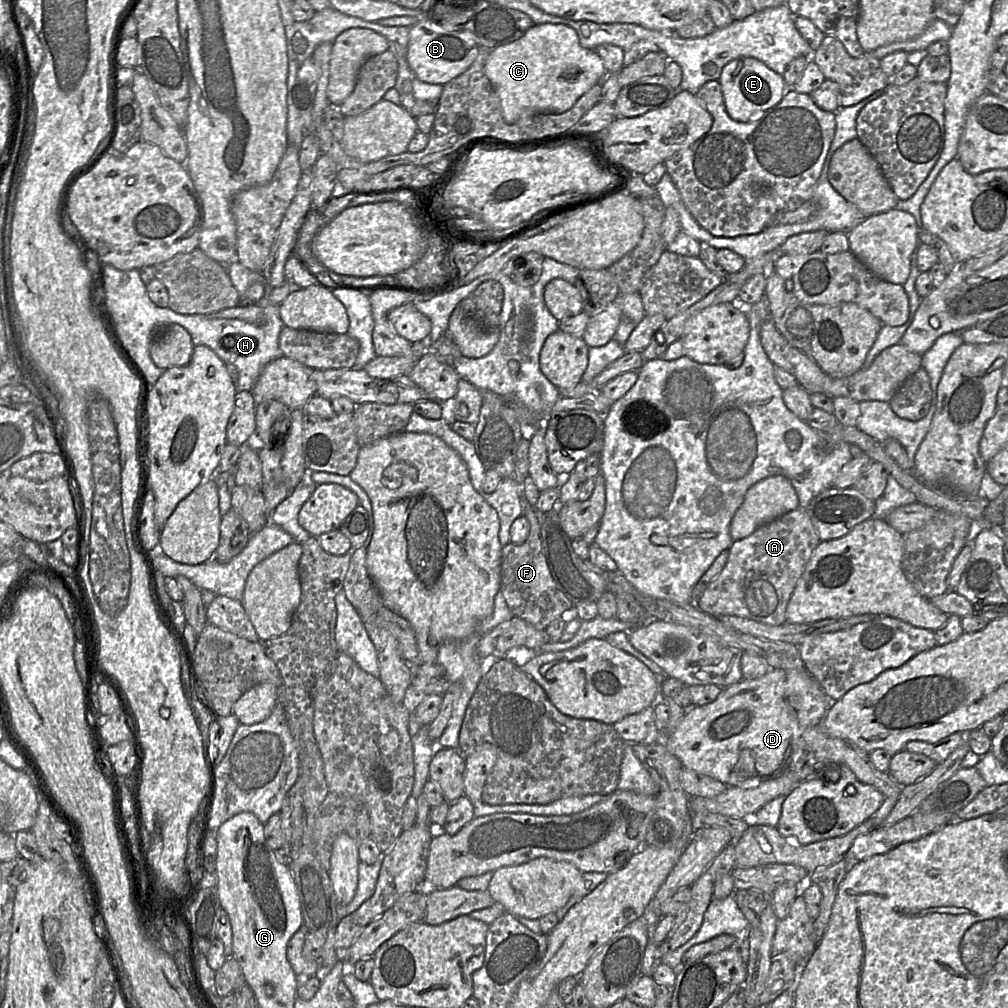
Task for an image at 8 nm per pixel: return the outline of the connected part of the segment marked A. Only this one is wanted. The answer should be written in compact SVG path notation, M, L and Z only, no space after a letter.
M797 508L757 528L750 536L735 540L728 549L728 560L720 574L708 585L701 597L693 602L703 612L720 618L734 615L767 625L787 623L786 608L793 591L821 540L803 508Z

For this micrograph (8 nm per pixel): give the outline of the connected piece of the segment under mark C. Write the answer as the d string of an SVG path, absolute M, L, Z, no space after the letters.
M533 24L519 39L492 49L485 74L499 97L508 124L541 113L563 113L607 74L595 50L580 45L576 31L564 24Z

